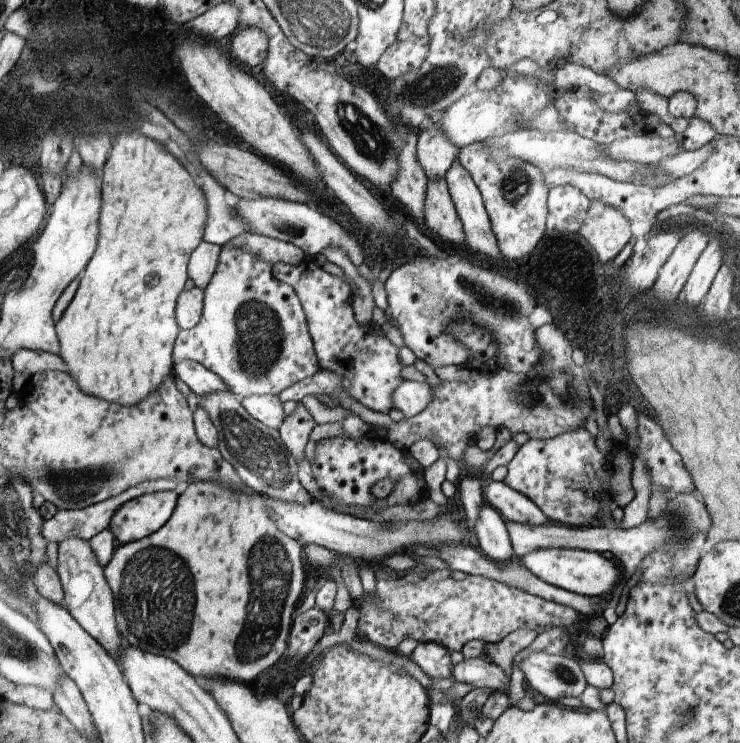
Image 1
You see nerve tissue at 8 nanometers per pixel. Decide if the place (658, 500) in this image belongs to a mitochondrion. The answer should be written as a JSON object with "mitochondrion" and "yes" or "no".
{"mitochondrion":"yes"}

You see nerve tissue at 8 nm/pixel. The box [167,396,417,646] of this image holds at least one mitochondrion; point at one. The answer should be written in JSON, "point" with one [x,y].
{"point":[247,445]}

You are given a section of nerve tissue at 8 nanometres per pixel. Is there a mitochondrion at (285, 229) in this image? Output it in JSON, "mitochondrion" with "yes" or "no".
{"mitochondrion":"yes"}

